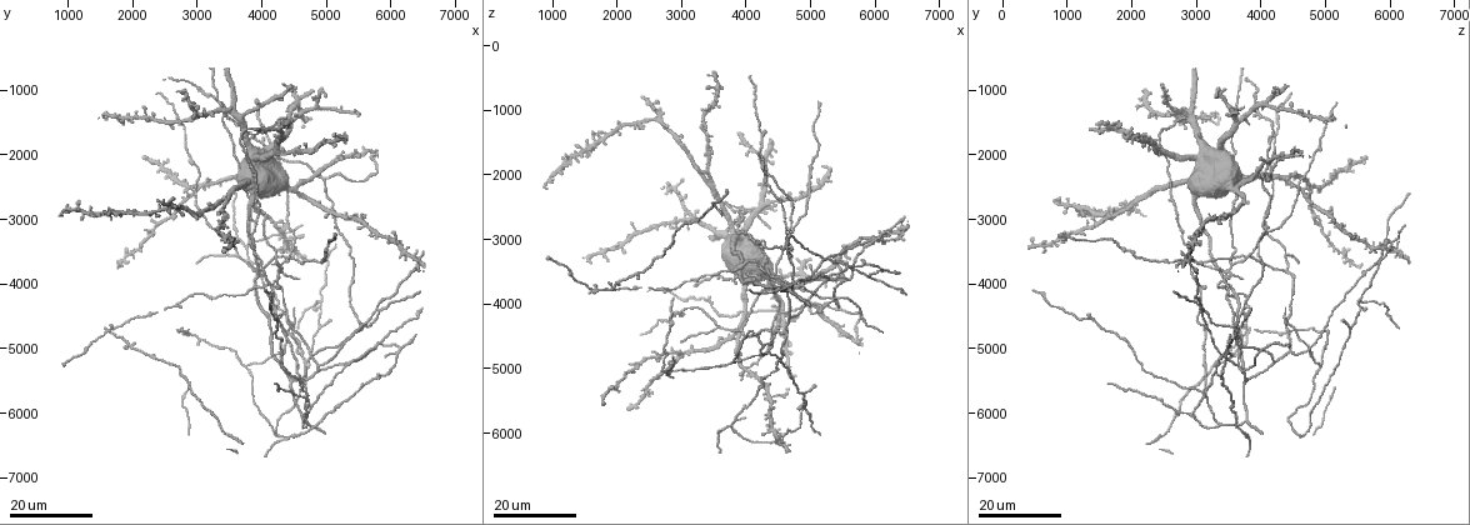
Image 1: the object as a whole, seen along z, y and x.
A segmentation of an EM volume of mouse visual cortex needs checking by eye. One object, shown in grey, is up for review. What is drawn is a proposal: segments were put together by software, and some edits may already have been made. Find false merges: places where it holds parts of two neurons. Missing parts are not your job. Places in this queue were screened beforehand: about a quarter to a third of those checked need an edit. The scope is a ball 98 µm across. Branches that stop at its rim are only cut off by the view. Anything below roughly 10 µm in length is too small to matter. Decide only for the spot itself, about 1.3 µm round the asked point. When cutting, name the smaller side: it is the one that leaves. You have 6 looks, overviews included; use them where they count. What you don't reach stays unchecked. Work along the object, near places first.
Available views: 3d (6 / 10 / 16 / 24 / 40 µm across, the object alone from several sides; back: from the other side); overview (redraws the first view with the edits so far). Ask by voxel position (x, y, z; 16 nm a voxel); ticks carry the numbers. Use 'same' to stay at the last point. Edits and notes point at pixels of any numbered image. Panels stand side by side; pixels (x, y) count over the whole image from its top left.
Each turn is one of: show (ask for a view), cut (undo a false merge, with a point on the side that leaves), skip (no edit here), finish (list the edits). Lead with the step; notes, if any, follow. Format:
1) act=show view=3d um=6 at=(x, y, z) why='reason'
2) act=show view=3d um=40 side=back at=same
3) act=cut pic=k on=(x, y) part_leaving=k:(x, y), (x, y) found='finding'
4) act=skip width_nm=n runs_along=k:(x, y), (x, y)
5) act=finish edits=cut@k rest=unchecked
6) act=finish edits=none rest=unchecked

act=show view=3d um=16 at=(3750, 5300, 4950) why='three arms meet'

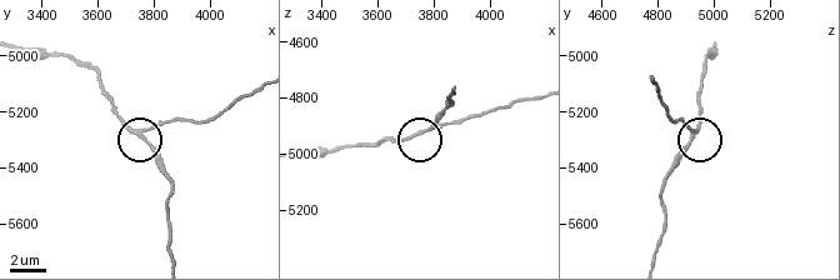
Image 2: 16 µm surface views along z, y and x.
act=show view=3d um=10 at=(3760, 5300, 4920)

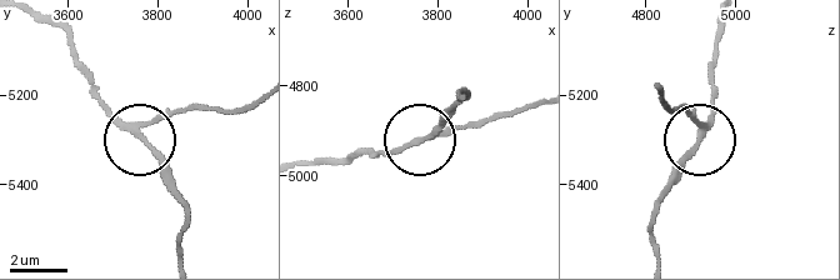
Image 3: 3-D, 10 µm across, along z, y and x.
act=cut pic=3 on=(174, 111) part_leaving=3:(139, 124), (259, 100) found='a second neuron is stuck on'

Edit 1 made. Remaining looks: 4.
act=show view=overview

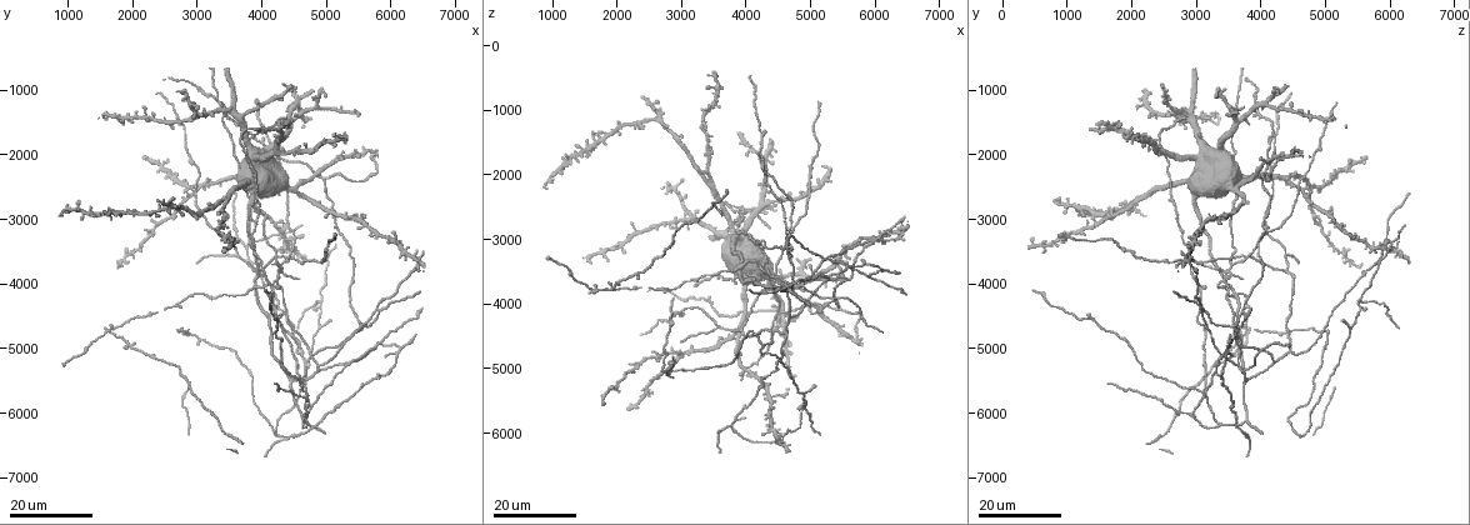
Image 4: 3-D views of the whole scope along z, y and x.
act=show view=3d um=24 at=(4700, 5200, 4250) why='two arms in line, one across'

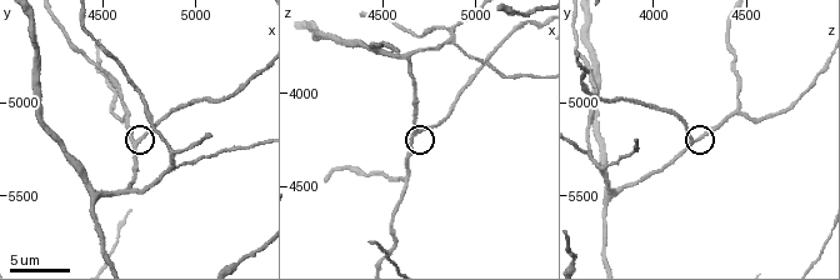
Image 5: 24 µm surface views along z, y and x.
act=show view=3d um=10 at=(4700, 5200, 4220)

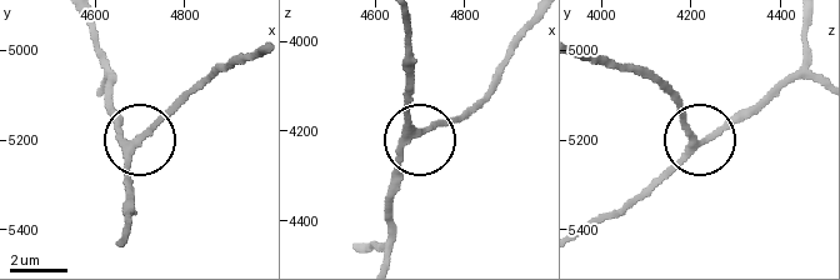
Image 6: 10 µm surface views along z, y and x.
act=skip arms=3 found='all the same neuron'

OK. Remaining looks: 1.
act=finish edits=cut@3 rest=unchecked

